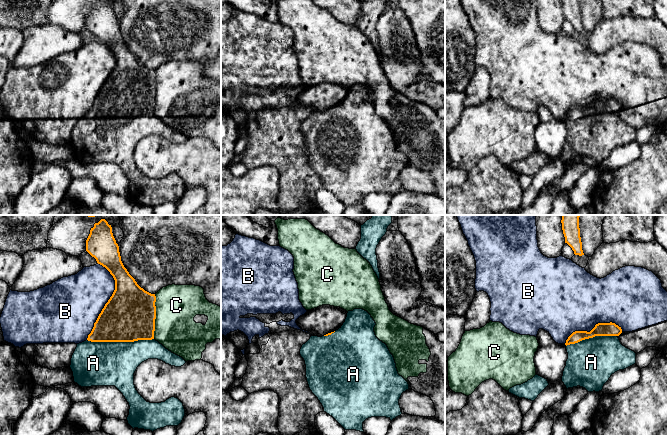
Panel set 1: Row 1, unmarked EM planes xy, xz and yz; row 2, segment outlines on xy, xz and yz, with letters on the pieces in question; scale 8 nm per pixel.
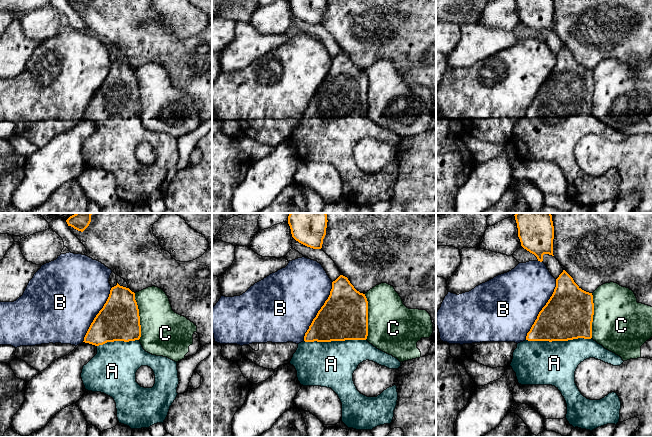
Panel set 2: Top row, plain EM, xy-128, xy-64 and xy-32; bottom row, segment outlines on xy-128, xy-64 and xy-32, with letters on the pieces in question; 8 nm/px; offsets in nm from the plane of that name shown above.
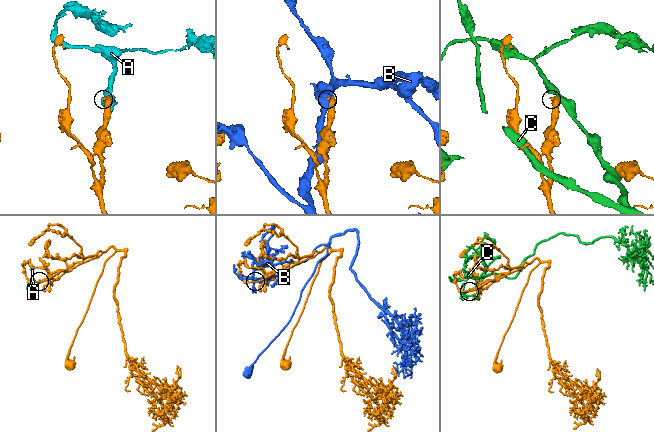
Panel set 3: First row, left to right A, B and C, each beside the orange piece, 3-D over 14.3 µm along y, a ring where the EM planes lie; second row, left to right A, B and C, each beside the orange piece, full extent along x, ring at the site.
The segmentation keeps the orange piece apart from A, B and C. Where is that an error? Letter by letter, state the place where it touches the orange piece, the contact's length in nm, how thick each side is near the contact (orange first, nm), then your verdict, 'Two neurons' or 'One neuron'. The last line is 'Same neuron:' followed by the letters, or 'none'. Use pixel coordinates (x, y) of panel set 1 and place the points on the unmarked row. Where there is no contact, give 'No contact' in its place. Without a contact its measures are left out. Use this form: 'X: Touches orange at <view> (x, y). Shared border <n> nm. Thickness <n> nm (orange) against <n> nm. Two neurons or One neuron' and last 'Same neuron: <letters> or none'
A: Touches orange at xy (120, 117). Shared border 550 nm. Thickness 420 nm (orange) against 360 nm. One neuron
B: Touches orange at xy (108, 77). Shared border 600 nm. Thickness 420 nm (orange) against 420 nm. Two neurons
C: Touches orange at xy (155, 92). Shared border 360 nm. Thickness 420 nm (orange) against 340 nm. Two neurons
Same neuron: A

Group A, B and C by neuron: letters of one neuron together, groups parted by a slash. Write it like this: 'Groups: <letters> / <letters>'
Groups: A / B / C

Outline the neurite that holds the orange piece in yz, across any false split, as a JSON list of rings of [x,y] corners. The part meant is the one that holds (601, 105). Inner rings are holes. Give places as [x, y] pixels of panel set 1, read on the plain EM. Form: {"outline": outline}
{"outline": [[[598,99],[590,107],[575,107],[566,116],[568,135],[563,147],[562,158],[566,164],[583,163],[588,168],[602,167],[612,150],[636,139],[636,129],[623,122],[618,114],[621,103],[615,99]]]}

